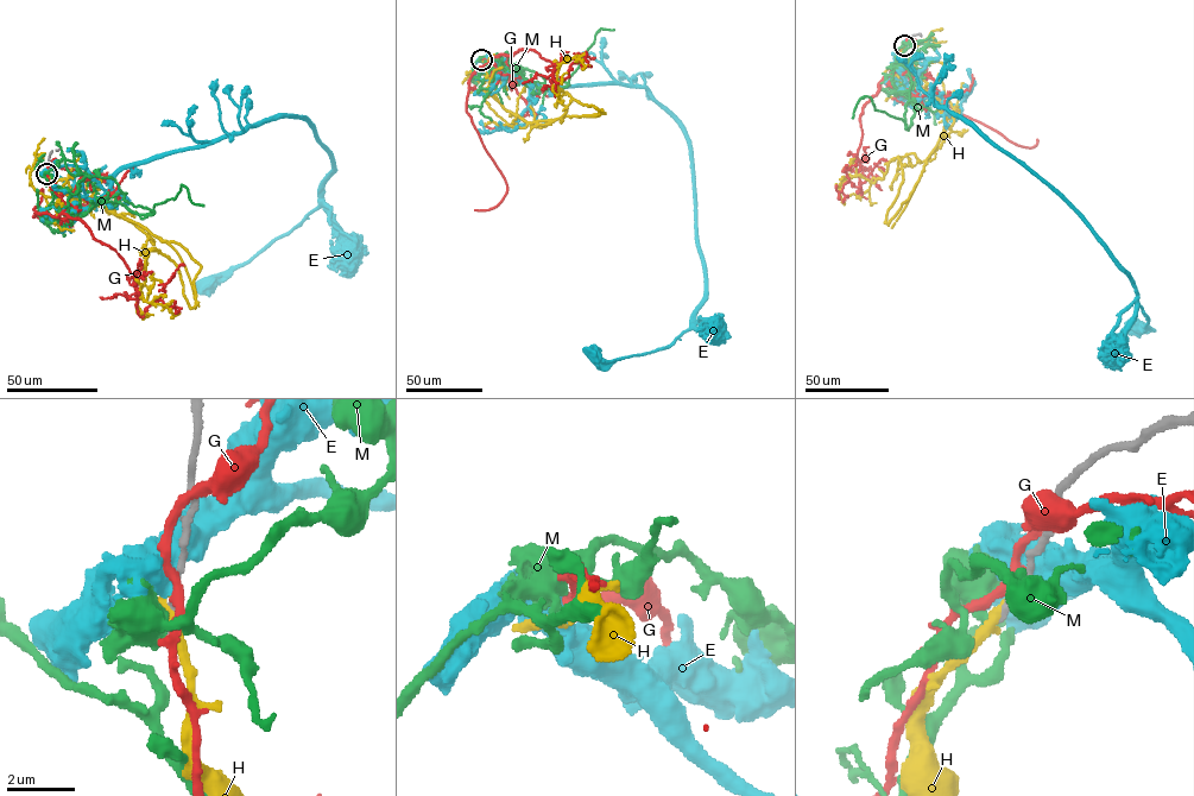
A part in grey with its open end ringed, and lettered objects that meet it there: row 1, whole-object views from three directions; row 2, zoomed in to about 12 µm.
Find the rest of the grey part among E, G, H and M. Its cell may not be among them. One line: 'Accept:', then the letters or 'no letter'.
Accept: no letter

